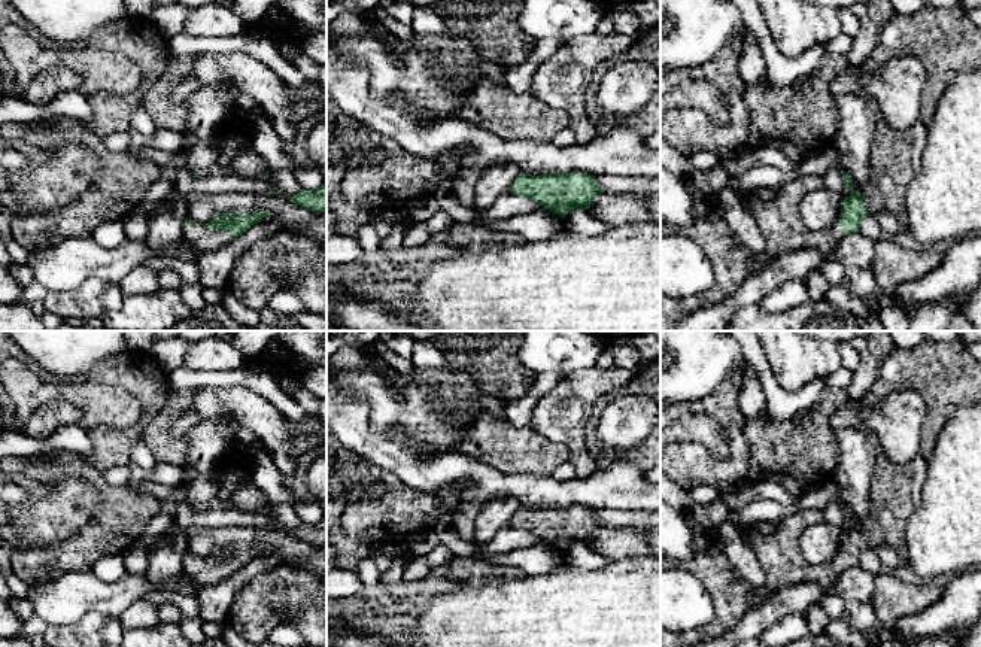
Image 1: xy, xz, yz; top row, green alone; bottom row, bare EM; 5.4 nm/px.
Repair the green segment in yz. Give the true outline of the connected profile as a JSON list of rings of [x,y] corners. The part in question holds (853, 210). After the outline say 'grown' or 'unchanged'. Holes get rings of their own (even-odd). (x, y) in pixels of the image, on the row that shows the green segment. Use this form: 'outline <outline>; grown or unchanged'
outline [[[802,176],[778,188],[774,200],[762,200],[754,189],[741,194],[747,210],[756,218],[766,240],[766,253],[777,258],[801,249],[820,250],[833,256],[839,242],[854,231],[859,231],[860,221],[868,215],[862,194],[851,191],[842,200],[841,216],[829,228],[811,231],[799,215],[802,198],[816,189],[823,188],[823,177]]]; grown

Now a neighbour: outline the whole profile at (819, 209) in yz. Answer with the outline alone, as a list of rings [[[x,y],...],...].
[[[827,188],[808,192],[799,206],[802,222],[811,231],[832,227],[841,216],[841,194]]]

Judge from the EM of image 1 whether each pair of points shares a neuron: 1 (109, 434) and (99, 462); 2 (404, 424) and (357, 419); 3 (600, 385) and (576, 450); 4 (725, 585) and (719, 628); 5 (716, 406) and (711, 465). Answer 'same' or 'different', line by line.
1: same
2: different
3: same
4: same
5: same

